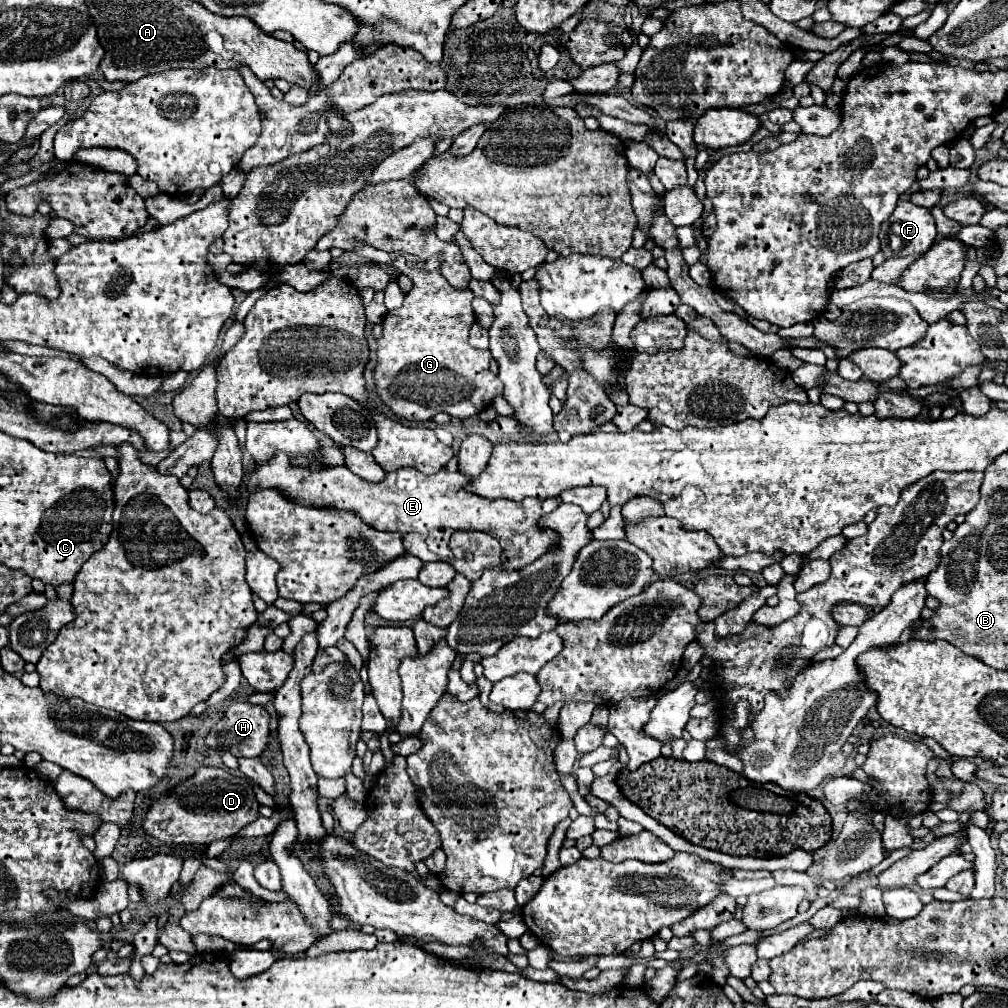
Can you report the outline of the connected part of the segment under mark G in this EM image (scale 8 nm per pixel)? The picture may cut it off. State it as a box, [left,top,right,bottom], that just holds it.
[375,263,503,421]

